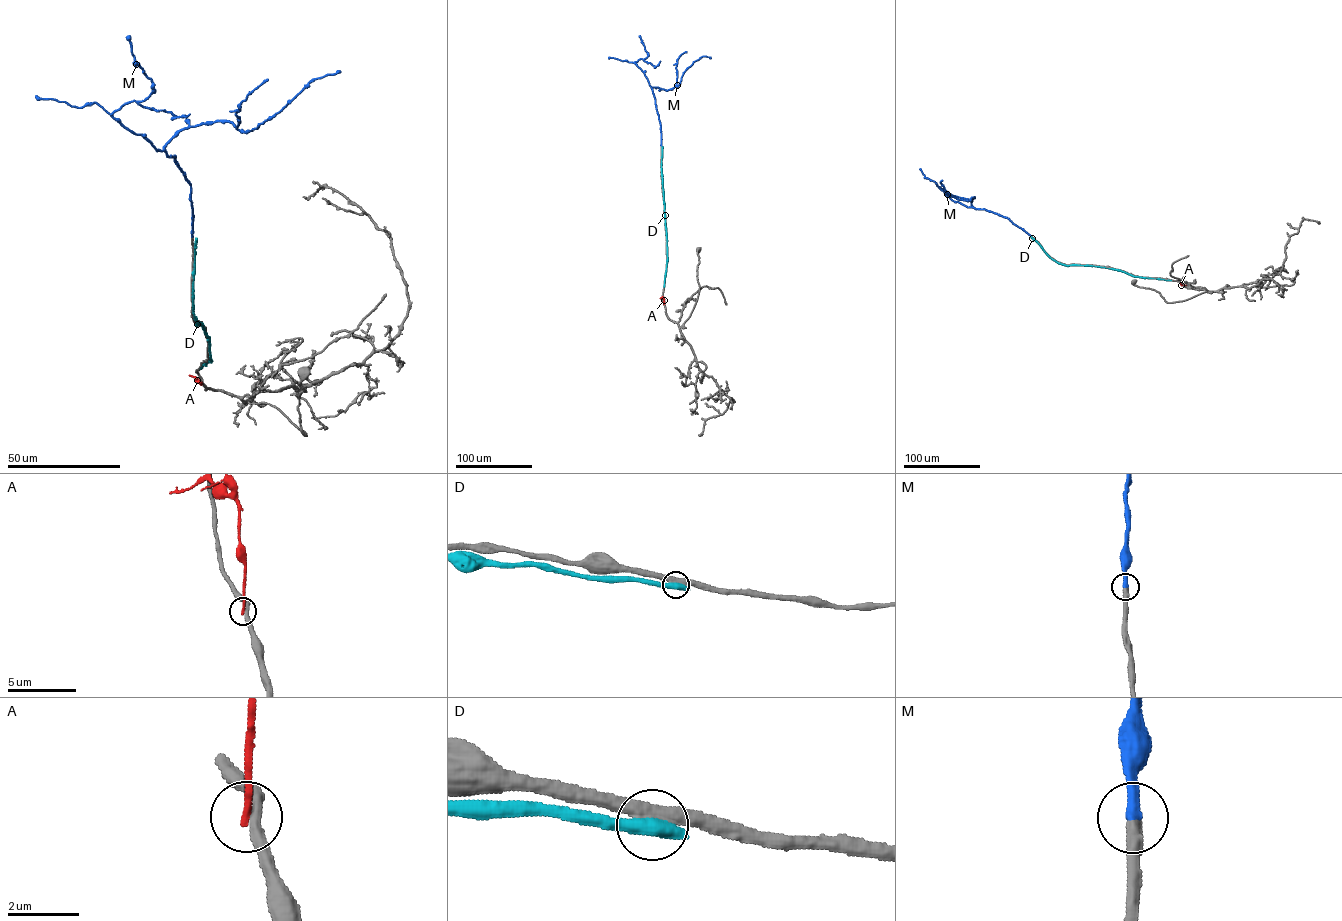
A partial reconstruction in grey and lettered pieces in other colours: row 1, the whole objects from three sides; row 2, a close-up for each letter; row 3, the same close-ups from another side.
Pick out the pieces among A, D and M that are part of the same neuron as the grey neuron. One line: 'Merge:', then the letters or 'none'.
Merge: M

